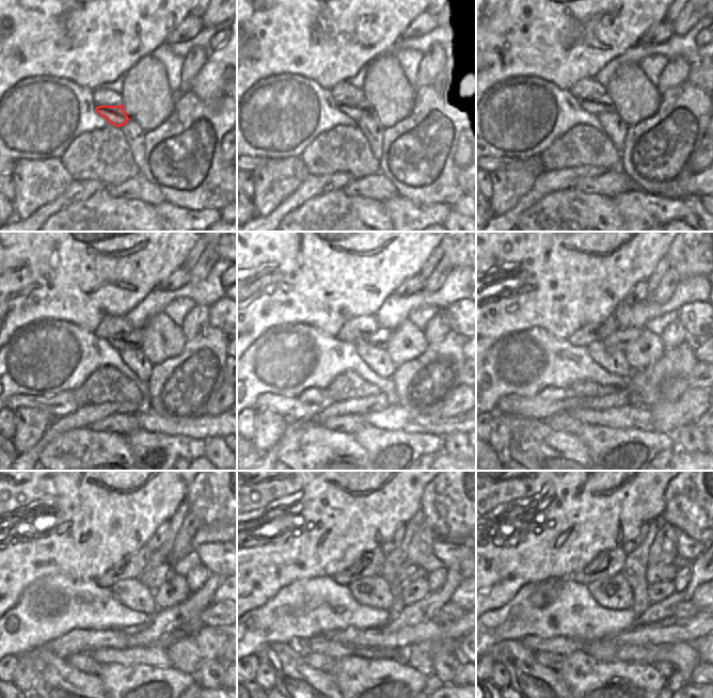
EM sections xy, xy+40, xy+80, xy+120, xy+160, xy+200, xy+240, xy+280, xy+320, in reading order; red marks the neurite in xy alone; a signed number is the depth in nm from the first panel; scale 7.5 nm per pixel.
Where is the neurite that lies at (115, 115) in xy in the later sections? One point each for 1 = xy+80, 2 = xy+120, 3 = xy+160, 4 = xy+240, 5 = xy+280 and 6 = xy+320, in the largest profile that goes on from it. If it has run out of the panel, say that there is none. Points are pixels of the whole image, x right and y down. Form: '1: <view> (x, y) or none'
1: xy+80 (596, 106)
2: xy+120 (133, 340)
3: xy+160 (379, 339)
4: xy+240 (153, 578)
5: xy+280 (412, 572)
6: xy+320 (659, 573)

